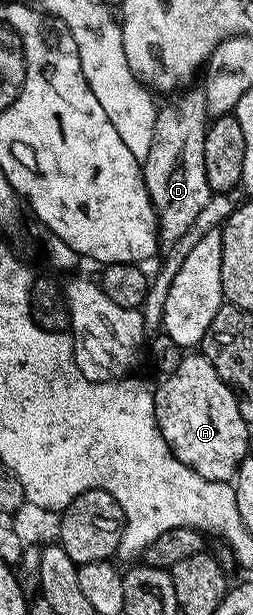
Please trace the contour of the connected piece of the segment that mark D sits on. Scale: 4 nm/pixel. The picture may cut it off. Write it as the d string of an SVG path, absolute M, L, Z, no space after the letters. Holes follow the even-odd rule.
M191 86L172 95L167 105L155 112L151 142L141 160L143 181L159 219L159 239L170 246L196 227L199 215L213 199L205 178L205 134L209 117L202 87ZM188 91L188 92L187 92ZM163 108L163 109L162 109Z

